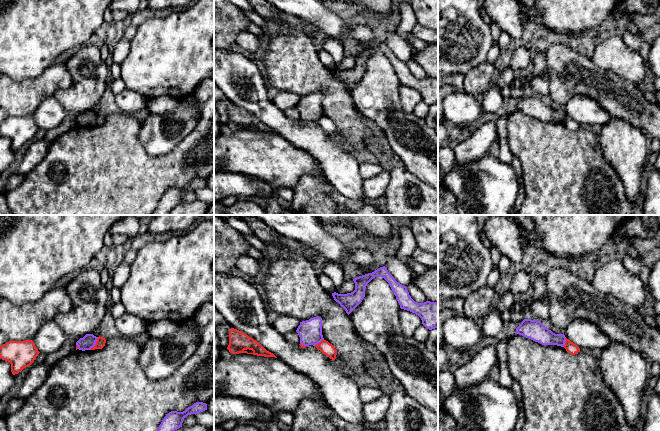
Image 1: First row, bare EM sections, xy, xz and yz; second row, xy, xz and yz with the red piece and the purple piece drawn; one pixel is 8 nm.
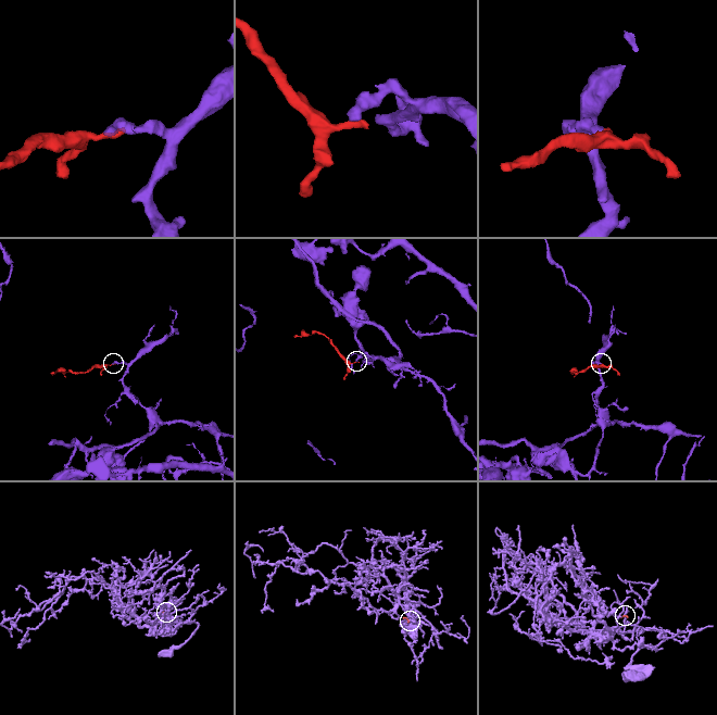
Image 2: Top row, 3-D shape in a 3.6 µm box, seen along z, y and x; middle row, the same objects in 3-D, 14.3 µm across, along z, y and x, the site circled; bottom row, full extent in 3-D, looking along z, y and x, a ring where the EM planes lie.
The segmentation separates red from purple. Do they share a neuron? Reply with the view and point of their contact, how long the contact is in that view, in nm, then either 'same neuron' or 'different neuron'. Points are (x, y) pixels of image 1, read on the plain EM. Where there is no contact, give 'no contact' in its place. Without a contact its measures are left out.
contact xy (95, 120); length 130 nm; different neuron

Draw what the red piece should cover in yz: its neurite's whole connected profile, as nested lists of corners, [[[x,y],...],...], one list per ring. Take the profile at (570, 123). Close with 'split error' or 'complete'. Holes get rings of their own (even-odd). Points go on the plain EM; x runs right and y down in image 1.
[[[566,114],[566,117],[565,117],[564,124],[566,125],[567,128],[569,128],[572,131],[575,131],[578,128],[580,128],[580,124],[567,114]]]; complete

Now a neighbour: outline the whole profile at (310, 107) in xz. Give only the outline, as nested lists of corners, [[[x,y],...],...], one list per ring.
[[[317,92],[300,98],[296,108],[300,113],[300,119],[302,121],[317,121],[324,116],[322,111],[322,94]]]

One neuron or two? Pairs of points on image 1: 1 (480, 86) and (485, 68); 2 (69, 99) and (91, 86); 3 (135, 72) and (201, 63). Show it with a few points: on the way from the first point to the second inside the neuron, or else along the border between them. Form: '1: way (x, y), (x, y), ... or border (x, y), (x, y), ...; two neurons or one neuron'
1: way (480, 82), (480, 78), (485, 72); one neuron
2: way (74, 99), (86, 91); one neuron
3: way (151, 68), (157, 64), (185, 64); one neuron

